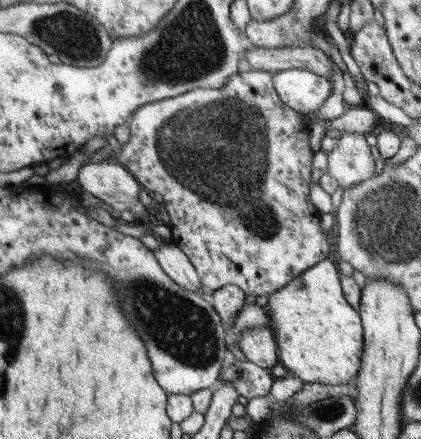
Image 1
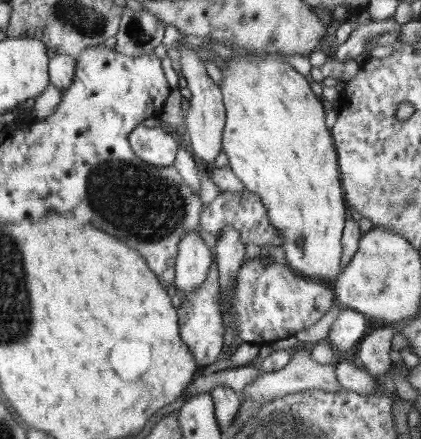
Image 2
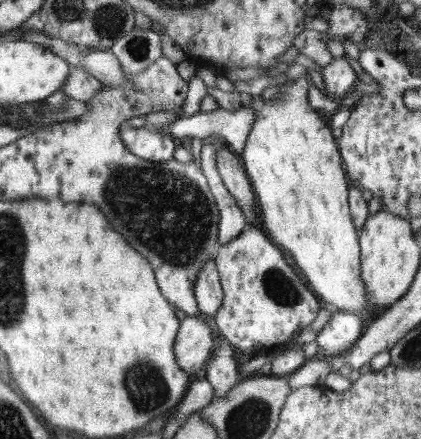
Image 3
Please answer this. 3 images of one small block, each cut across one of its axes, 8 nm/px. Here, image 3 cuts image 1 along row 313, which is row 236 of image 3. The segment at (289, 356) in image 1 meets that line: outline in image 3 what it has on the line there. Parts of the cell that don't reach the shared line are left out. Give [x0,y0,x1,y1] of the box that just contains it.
[239,78,379,322]

